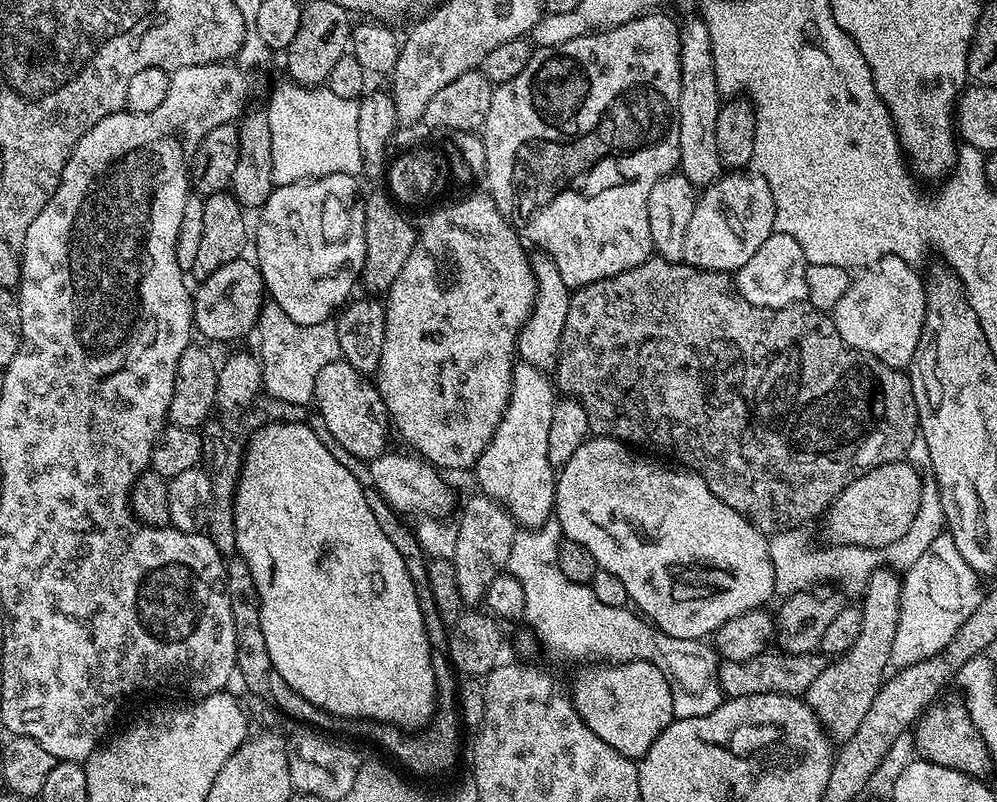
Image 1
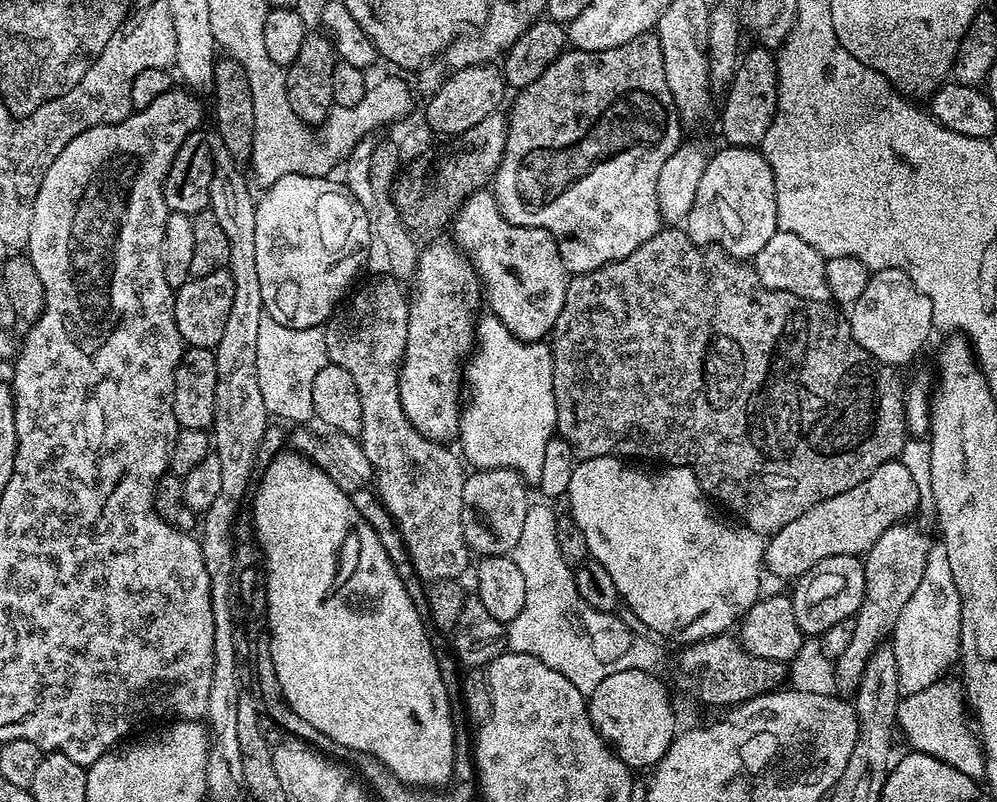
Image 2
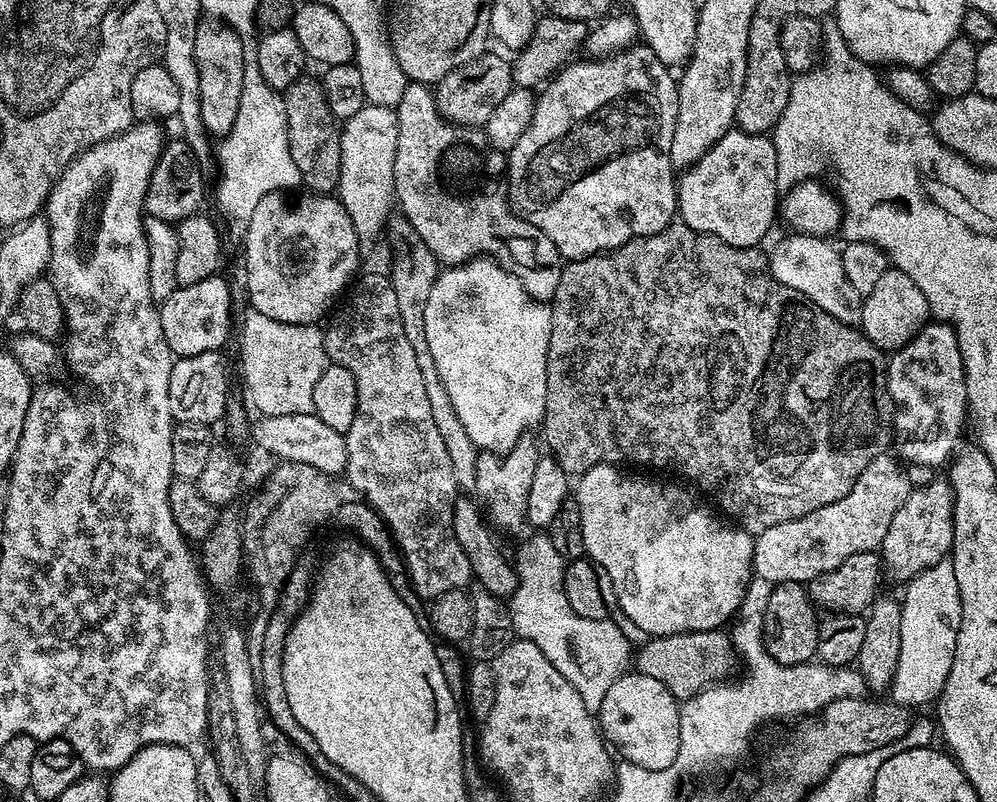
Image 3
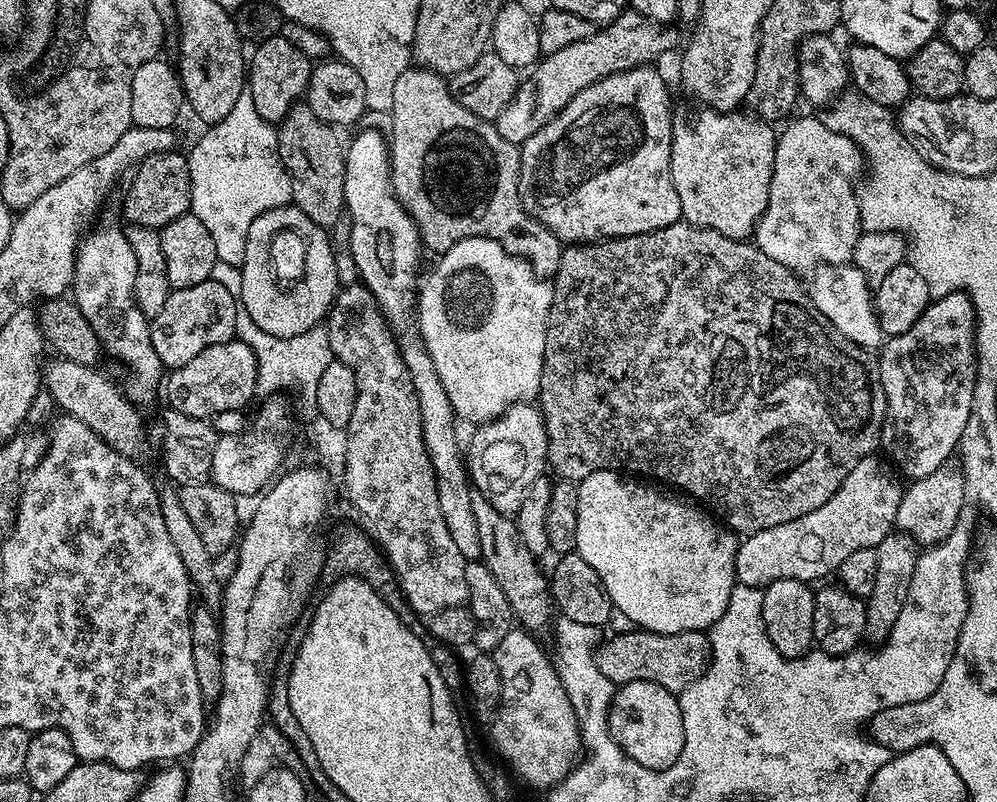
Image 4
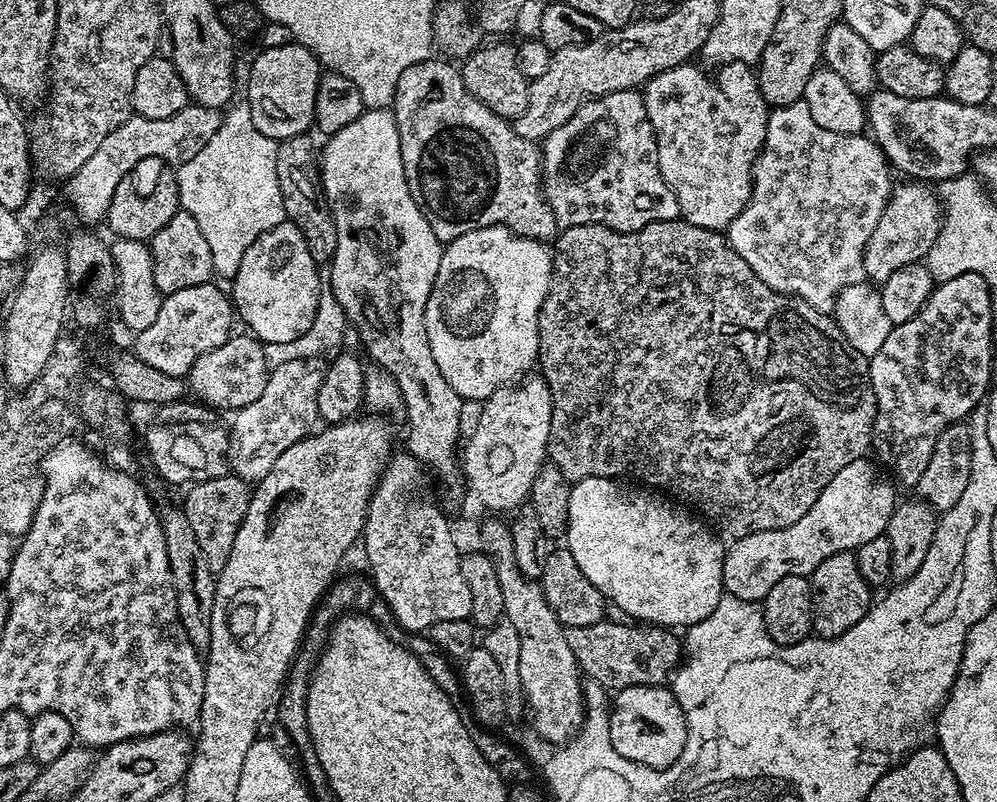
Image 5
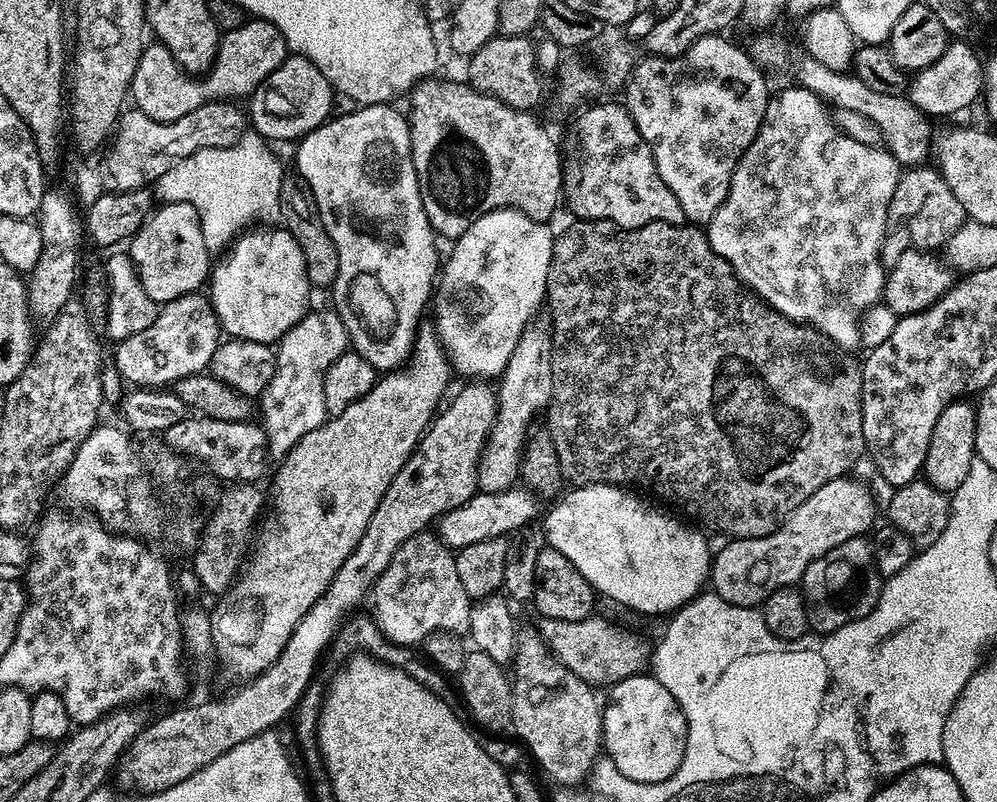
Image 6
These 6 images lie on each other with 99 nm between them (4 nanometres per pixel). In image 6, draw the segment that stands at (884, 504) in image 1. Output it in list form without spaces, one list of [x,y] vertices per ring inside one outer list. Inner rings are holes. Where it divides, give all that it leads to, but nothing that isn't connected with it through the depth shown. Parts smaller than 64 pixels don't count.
[[[840,476],[834,482],[826,482],[822,490],[814,490],[814,494],[810,494],[810,498],[806,498],[806,502],[802,502],[802,506],[791,512],[780,528],[770,534],[749,540],[729,539],[728,545],[712,557],[711,591],[717,592],[722,599],[734,606],[756,608],[763,605],[768,596],[780,588],[787,588],[803,581],[806,566],[822,558],[822,554],[826,554],[834,546],[842,546],[842,542],[850,538],[871,533],[877,523],[876,500],[866,485],[859,484],[864,482],[852,479],[848,476]]]

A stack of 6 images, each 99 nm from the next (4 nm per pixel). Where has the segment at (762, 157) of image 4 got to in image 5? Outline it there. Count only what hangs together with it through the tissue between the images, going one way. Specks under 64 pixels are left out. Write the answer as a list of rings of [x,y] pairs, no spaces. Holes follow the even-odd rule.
[[[692,62],[679,64],[670,70],[662,70],[658,74],[654,74],[643,85],[642,95],[644,97],[644,105],[646,106],[646,114],[650,118],[650,126],[654,130],[660,173],[664,181],[670,186],[672,193],[678,198],[680,216],[683,220],[690,222],[694,226],[702,226],[706,230],[723,233],[730,226],[730,222],[734,222],[734,218],[738,218],[738,214],[742,214],[746,202],[750,202],[750,194],[752,193],[752,167],[756,164],[756,160],[760,157],[760,152],[764,148],[770,105],[762,98],[757,73],[749,65],[743,64],[742,62],[719,65],[717,72],[720,73],[713,80],[702,69],[695,68],[694,65],[695,63]]]

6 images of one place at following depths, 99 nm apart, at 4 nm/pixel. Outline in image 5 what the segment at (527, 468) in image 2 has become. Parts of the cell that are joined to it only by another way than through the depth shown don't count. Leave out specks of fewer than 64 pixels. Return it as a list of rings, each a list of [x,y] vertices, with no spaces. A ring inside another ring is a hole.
[[[495,224],[489,228],[475,228],[458,238],[447,241],[442,262],[438,262],[438,278],[434,278],[434,290],[430,290],[430,298],[426,302],[426,338],[430,338],[430,350],[434,350],[434,362],[438,362],[438,370],[442,370],[442,378],[454,386],[459,396],[465,401],[483,402],[487,400],[494,390],[505,387],[513,382],[519,381],[529,371],[528,368],[537,363],[540,355],[540,335],[538,334],[538,318],[540,307],[548,293],[548,287],[552,281],[552,252],[549,245],[542,240],[531,240]]]

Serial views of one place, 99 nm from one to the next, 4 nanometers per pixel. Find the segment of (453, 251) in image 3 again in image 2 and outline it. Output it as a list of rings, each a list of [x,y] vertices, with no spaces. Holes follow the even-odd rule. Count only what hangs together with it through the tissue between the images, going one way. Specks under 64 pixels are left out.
[[[472,190],[465,195],[460,207],[456,209],[451,228],[457,236],[455,239],[470,253],[480,273],[482,286],[486,291],[487,307],[488,304],[492,307],[489,308],[491,315],[497,316],[519,340],[543,341],[558,322],[558,314],[562,314],[562,306],[566,302],[566,286],[570,279],[566,262],[562,262],[562,254],[558,254],[558,242],[555,238],[544,228],[511,224],[500,213],[495,195],[488,190]]]

